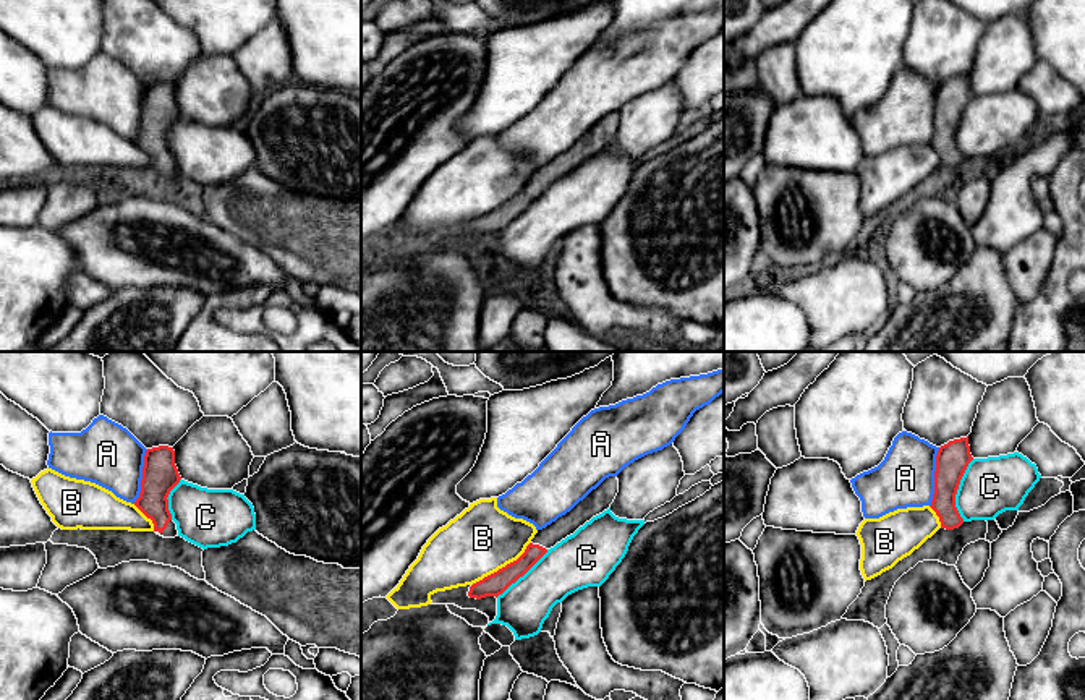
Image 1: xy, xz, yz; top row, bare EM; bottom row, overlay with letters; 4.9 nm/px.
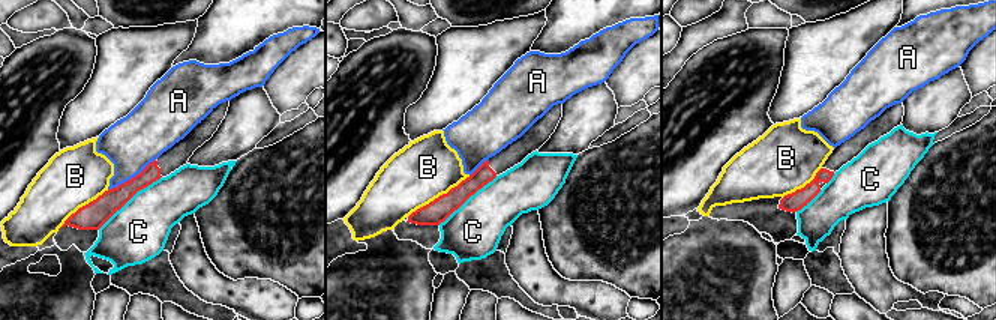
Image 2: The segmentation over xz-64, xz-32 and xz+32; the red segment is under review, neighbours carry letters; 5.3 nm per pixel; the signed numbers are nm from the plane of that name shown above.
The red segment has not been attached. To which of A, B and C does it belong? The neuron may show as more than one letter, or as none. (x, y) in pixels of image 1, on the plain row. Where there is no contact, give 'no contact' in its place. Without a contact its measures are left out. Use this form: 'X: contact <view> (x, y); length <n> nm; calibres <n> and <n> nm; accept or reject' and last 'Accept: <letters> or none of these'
A: contact yz (935, 114); length 300 nm; calibres 160 and 280 nm; reject
B: contact xz (502, 204); length 360 nm; calibres 110 and 340 nm; reject
C: contact yz (957, 125); length 320 nm; calibres 160 and 280 nm; reject
Accept: none of these

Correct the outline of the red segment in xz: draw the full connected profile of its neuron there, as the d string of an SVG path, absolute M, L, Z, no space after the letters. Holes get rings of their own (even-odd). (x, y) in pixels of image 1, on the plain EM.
M617 113L606 115L596 126L593 126L583 138L580 138L570 149L559 154L555 159L542 167L538 167L525 190L513 199L484 214L470 224L470 235L486 235L502 232L512 220L523 214L551 185L573 172L580 164L593 154L602 151L611 144L619 130Z

